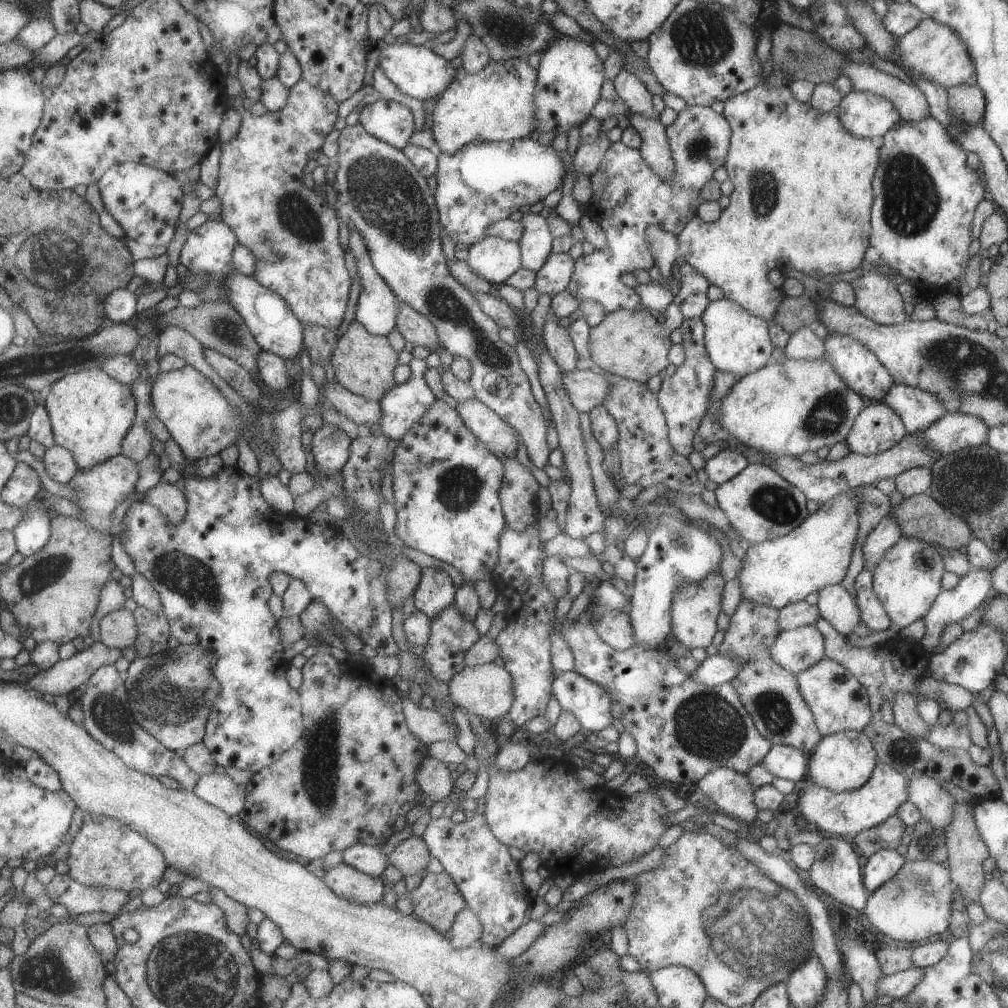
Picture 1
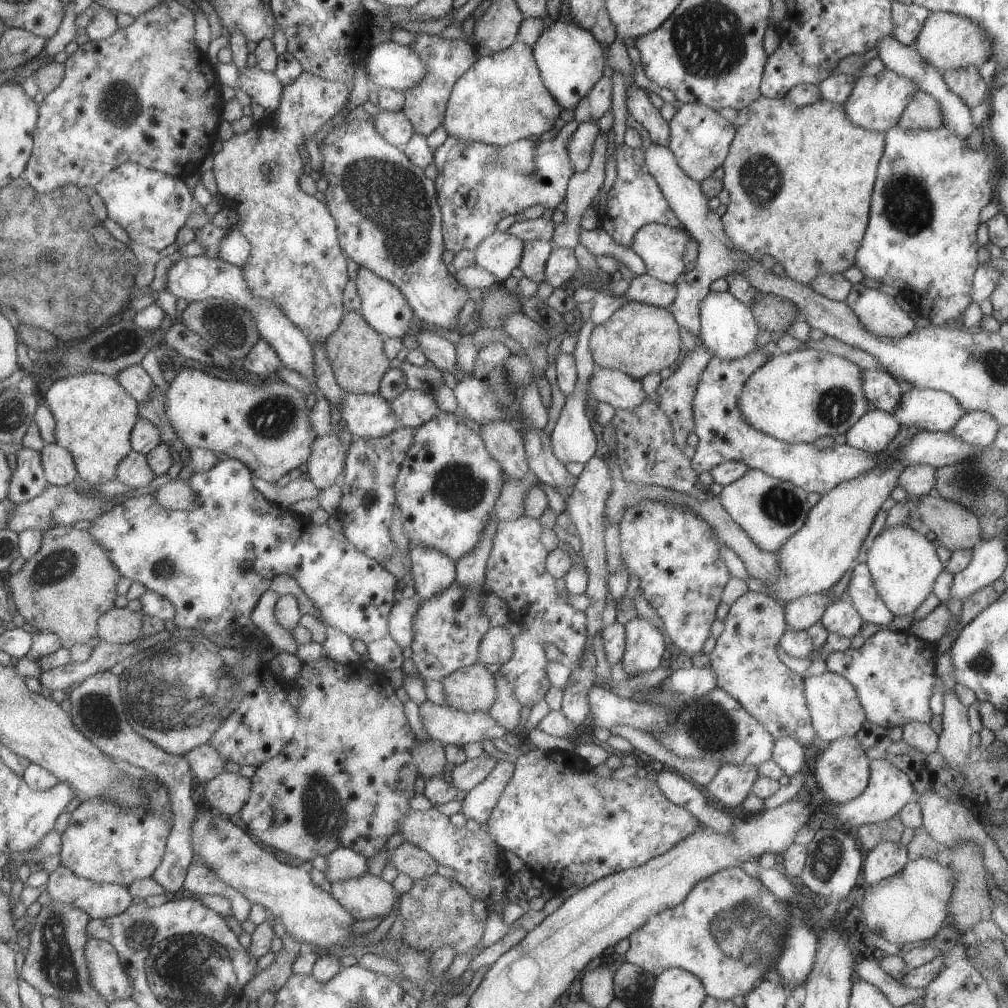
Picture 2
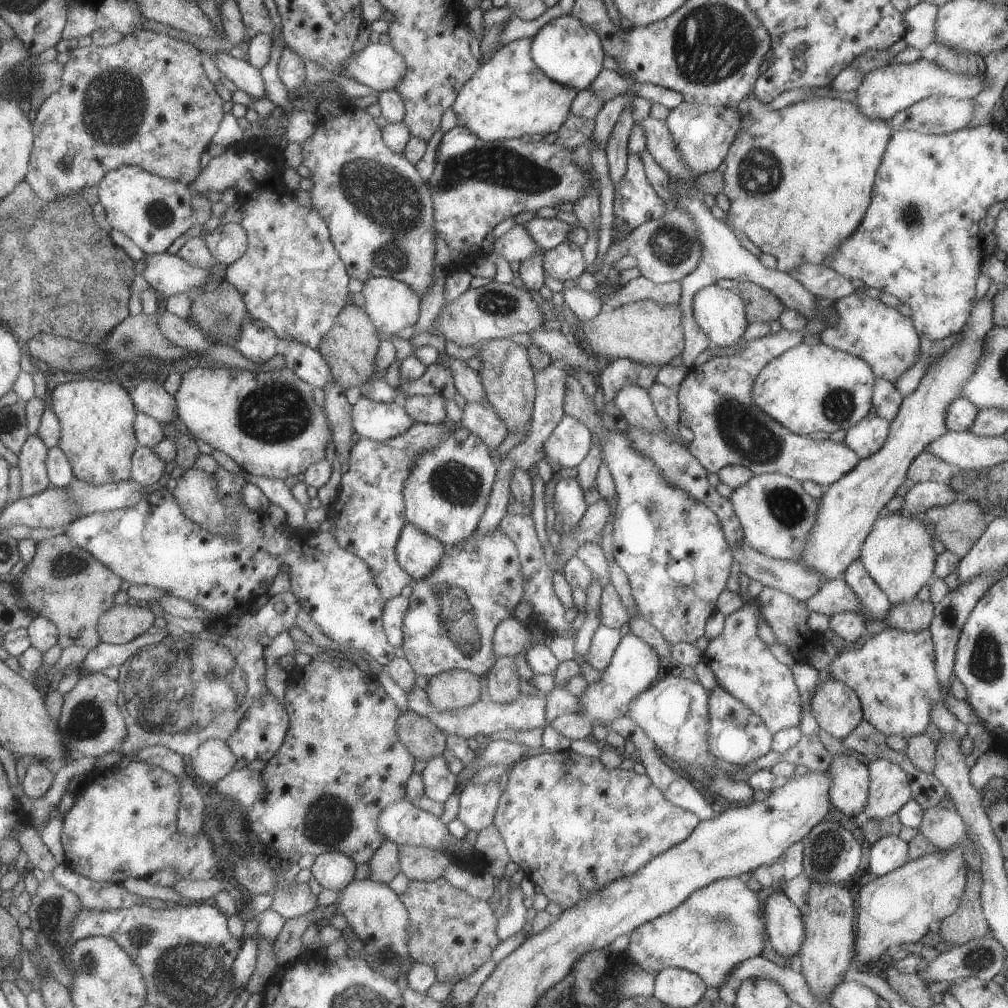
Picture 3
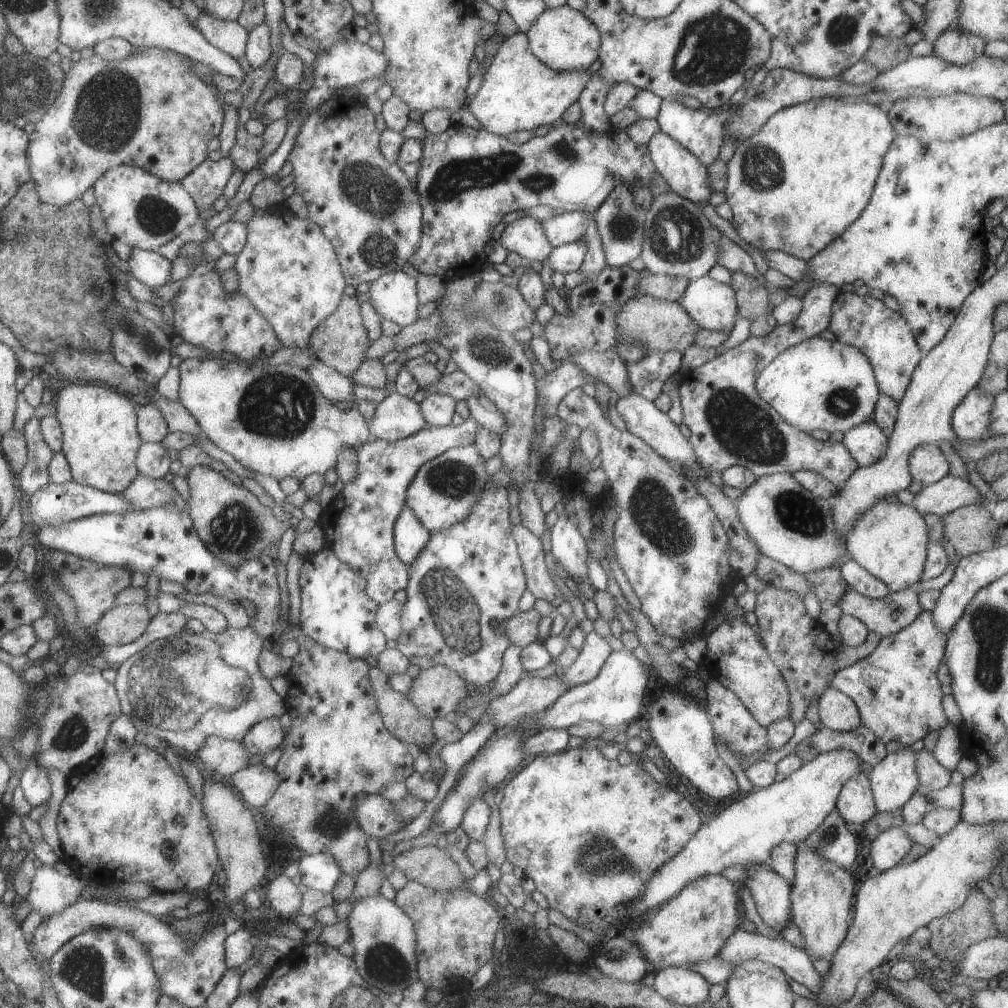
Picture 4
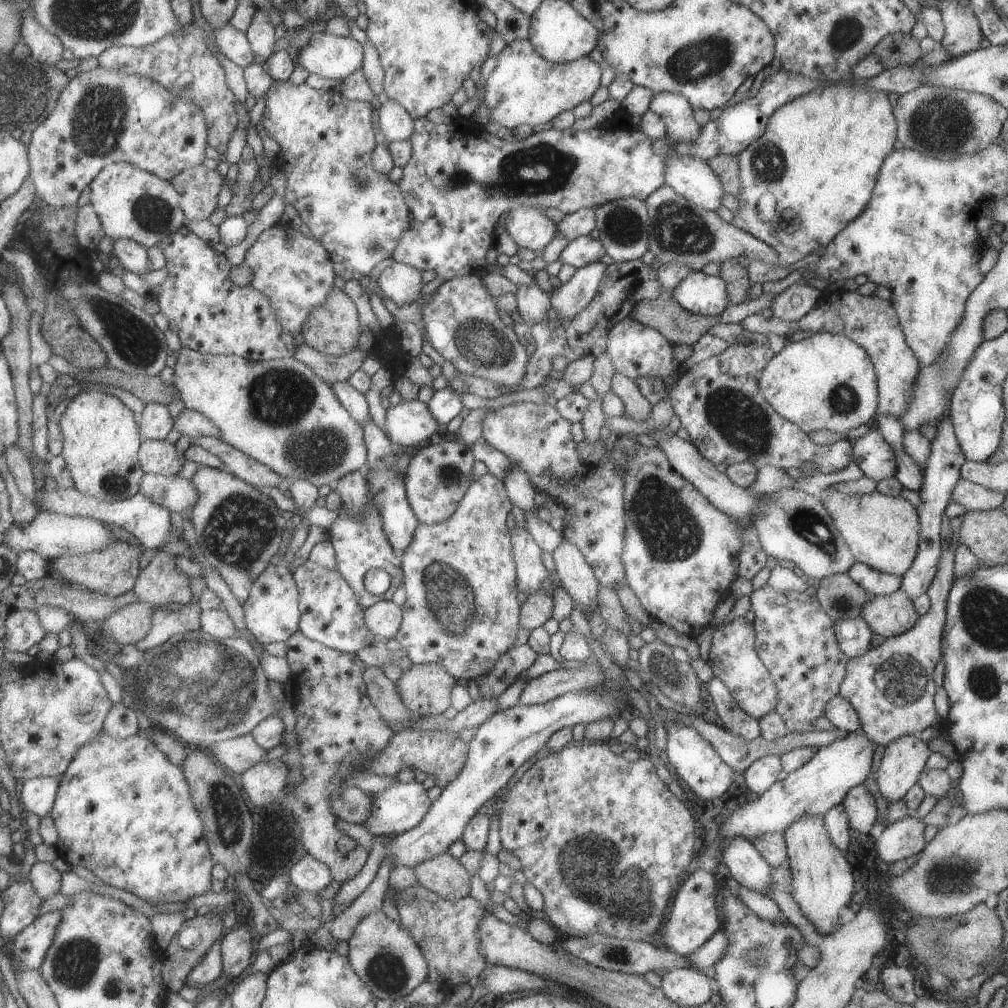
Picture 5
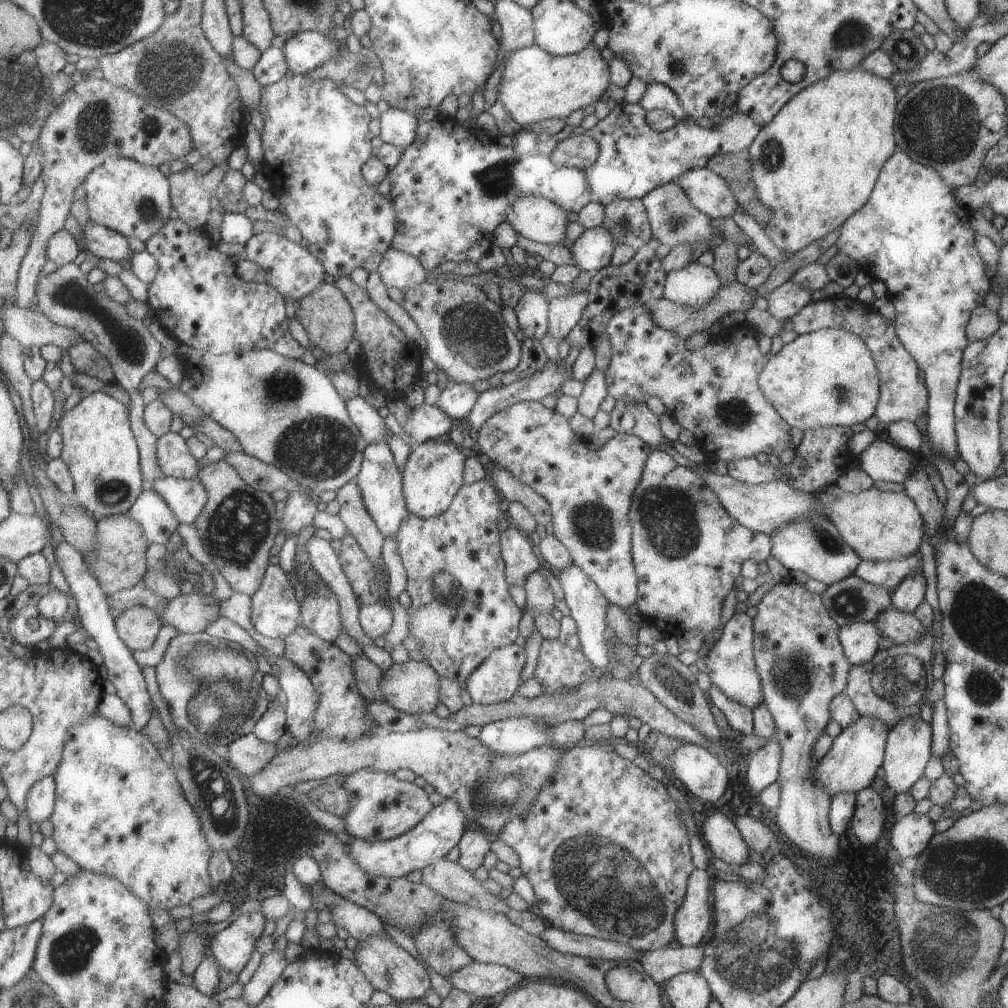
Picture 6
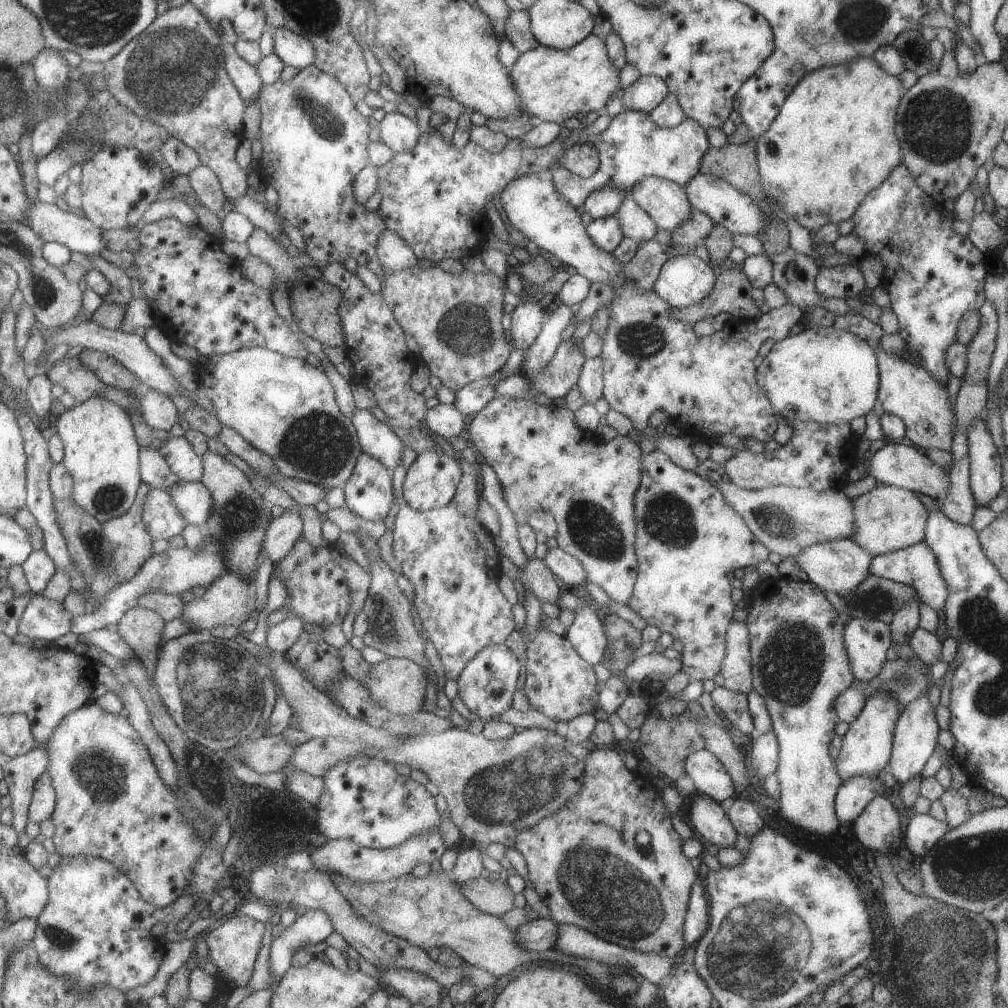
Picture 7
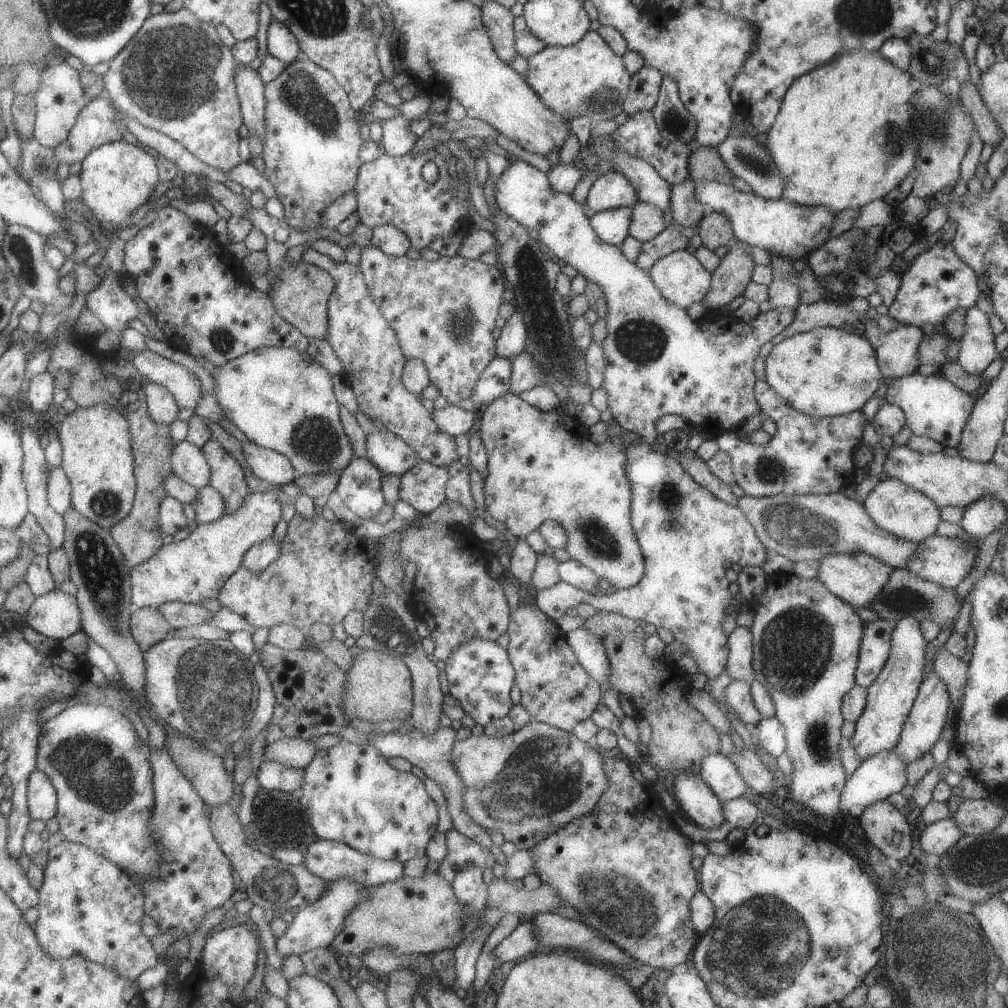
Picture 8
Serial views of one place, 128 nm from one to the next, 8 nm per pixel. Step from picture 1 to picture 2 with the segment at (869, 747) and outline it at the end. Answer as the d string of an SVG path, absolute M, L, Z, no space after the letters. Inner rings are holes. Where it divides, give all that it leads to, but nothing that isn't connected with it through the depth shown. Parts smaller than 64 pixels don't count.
M843 737L831 741L827 750L818 752L815 759L815 778L819 796L827 802L846 803L857 798L868 783L868 758L862 746L853 737Z

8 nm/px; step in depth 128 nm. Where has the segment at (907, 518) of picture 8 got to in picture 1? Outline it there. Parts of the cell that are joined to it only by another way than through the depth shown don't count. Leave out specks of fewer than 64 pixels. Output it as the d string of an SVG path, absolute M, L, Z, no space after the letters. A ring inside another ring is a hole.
M901 535L882 552L882 559L872 570L872 589L883 610L897 630L924 616L942 590L943 560L936 547L915 537Z

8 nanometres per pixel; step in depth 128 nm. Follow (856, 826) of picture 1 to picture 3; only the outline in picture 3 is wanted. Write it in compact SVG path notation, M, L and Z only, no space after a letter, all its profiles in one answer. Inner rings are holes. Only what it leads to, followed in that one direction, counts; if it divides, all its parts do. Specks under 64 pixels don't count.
M885 759L869 761L868 801L862 813L869 819L881 820L896 813L911 799L908 774Z

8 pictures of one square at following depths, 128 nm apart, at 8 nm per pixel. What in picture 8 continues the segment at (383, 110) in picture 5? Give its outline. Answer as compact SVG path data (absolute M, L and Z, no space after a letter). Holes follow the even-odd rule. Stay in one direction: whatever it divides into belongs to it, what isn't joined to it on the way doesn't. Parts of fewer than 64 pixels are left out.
M398 116L382 121L381 125L384 129L382 143L386 155L403 157L413 151L419 136L411 132L411 120Z

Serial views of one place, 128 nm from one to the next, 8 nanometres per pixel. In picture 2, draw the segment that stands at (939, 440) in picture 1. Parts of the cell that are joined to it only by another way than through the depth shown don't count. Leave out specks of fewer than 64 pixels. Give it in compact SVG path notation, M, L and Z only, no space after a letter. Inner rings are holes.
M965 411L949 432L964 443L985 449L995 440L999 427L1000 424L989 413Z

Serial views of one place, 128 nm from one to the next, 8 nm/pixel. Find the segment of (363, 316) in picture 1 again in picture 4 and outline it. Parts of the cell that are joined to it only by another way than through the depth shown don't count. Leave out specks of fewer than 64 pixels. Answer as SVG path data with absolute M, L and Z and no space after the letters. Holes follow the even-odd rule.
M391 271L373 281L370 286L370 303L375 308L377 314L394 320L402 327L406 327L417 322L419 318L419 294L418 279L407 274L407 272Z

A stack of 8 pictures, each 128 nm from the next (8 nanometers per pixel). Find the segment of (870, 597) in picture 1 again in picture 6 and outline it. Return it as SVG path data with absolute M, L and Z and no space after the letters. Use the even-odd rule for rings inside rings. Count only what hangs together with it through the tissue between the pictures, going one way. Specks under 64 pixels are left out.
M921 553L888 561L861 561L854 575L861 580L892 591L905 577L921 571Z

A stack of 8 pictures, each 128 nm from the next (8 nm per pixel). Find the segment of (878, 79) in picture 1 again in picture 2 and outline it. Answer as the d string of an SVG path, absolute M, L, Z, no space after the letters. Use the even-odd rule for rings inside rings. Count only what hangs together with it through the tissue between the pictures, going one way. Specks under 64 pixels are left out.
M917 90L910 97L898 124L905 130L924 130L943 128L943 115L938 102L921 90Z

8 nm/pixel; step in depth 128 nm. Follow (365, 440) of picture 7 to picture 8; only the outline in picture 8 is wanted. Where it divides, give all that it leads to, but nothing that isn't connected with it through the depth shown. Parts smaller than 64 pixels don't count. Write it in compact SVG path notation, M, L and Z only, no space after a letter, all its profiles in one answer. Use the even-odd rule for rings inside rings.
M384 428L367 434L367 454L384 475L400 478L421 460L407 442Z

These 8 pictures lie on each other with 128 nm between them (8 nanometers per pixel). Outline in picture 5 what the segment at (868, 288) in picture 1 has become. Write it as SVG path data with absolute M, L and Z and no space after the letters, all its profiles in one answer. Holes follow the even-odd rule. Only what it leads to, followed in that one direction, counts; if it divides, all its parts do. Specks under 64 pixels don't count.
M839 288L821 293L817 302L804 317L795 322L785 322L777 317L764 318L756 313L746 316L739 324L749 332L768 335L773 333L779 340L793 336L800 337L813 333L835 333L850 338L865 350L872 362L877 383L877 415L895 417L897 420L906 411L913 383L917 380L921 365L905 344L899 321L893 305L889 301L871 296L862 296L855 291Z

